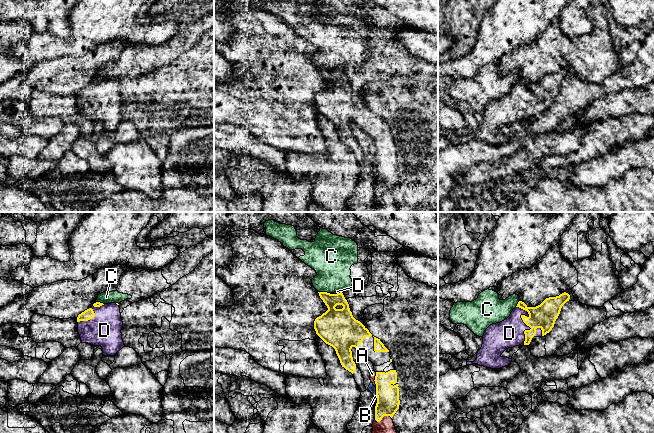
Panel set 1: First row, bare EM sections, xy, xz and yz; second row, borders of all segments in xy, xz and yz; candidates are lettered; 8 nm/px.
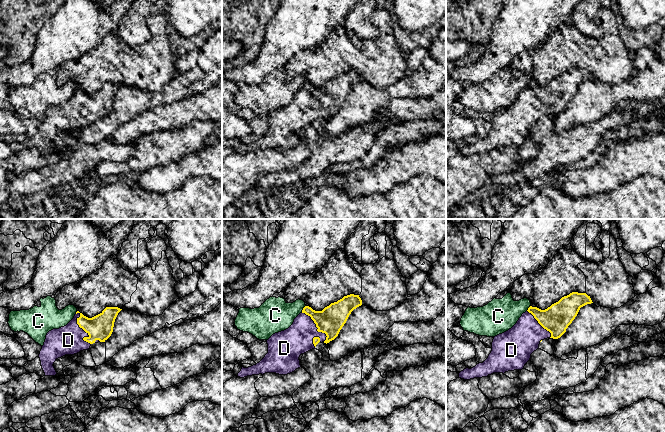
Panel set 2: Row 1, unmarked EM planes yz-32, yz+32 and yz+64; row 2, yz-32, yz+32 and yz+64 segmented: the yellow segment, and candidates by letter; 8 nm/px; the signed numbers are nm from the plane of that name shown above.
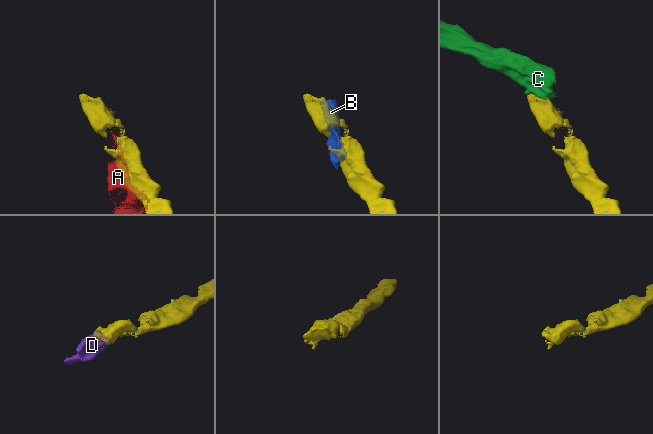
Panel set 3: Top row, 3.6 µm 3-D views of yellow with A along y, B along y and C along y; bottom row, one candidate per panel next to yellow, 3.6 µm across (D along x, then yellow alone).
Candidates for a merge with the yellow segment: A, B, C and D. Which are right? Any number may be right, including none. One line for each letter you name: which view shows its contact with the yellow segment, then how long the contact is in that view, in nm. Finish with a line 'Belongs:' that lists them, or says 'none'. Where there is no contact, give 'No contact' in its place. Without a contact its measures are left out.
D: Touches yellow in yz. Shared border 320 nm
Belongs: D

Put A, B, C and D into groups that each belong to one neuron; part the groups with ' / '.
A B / C / D

